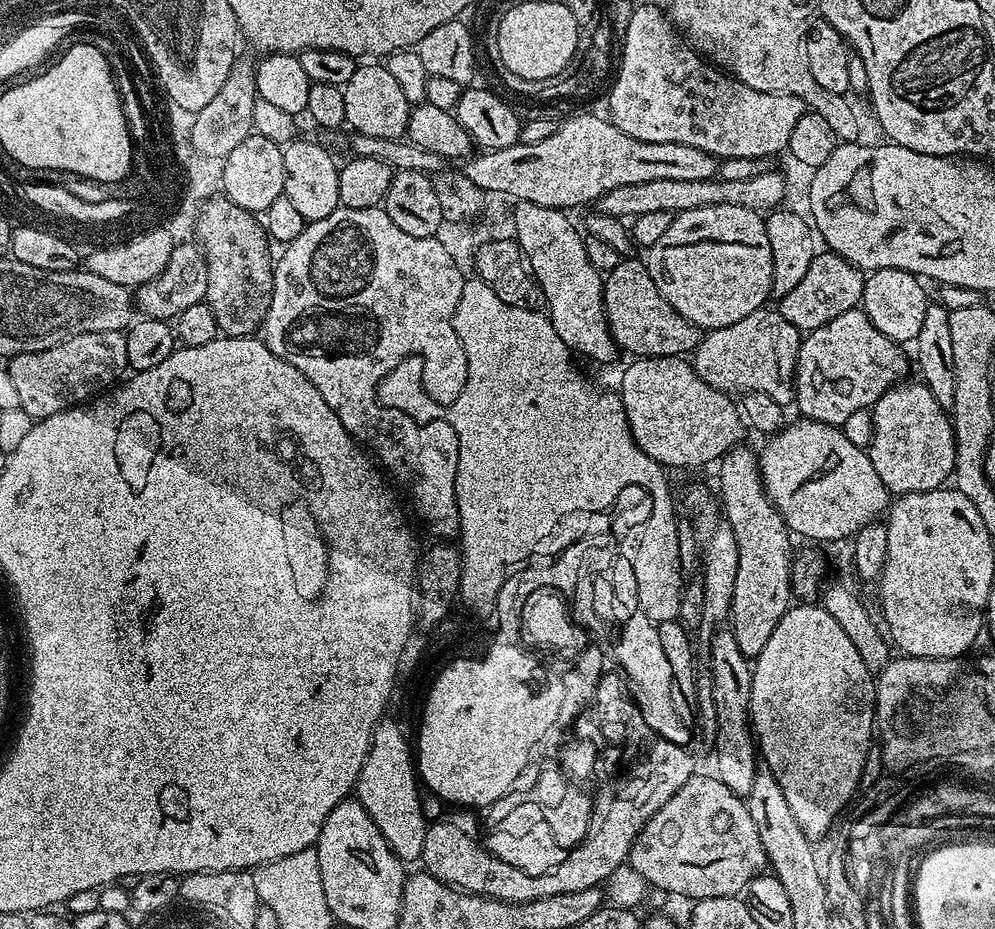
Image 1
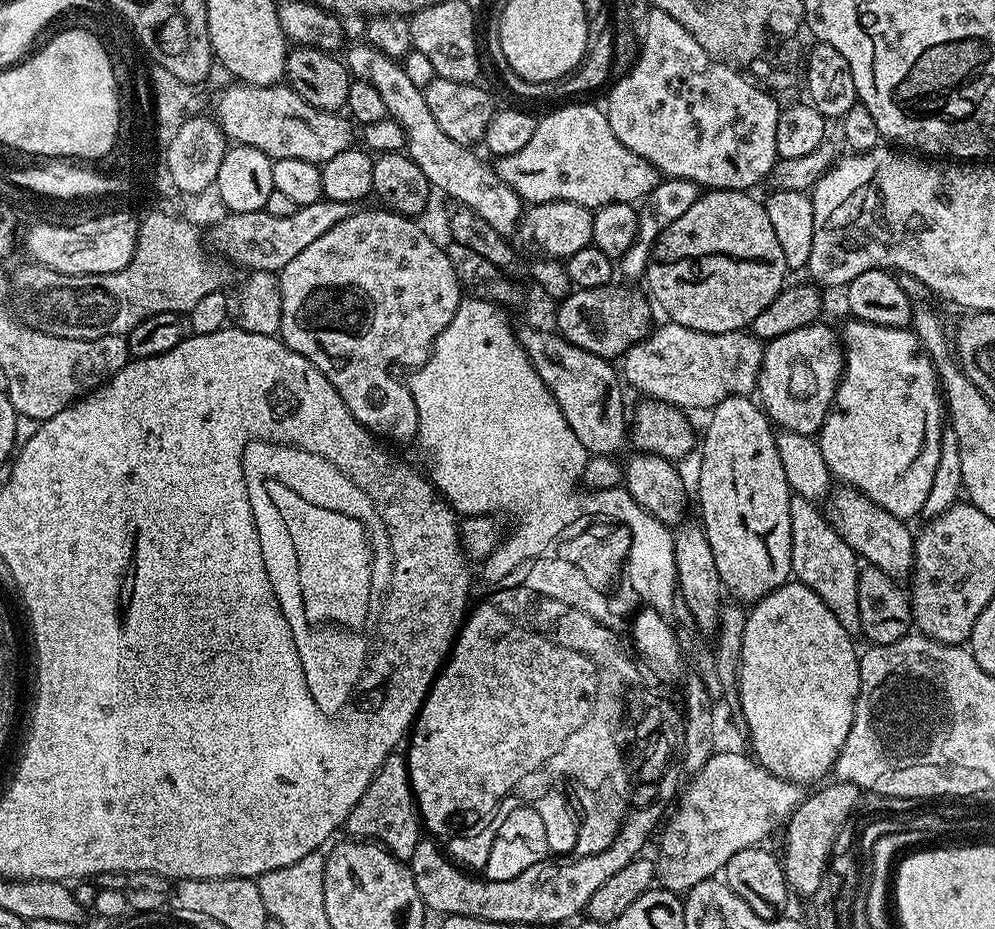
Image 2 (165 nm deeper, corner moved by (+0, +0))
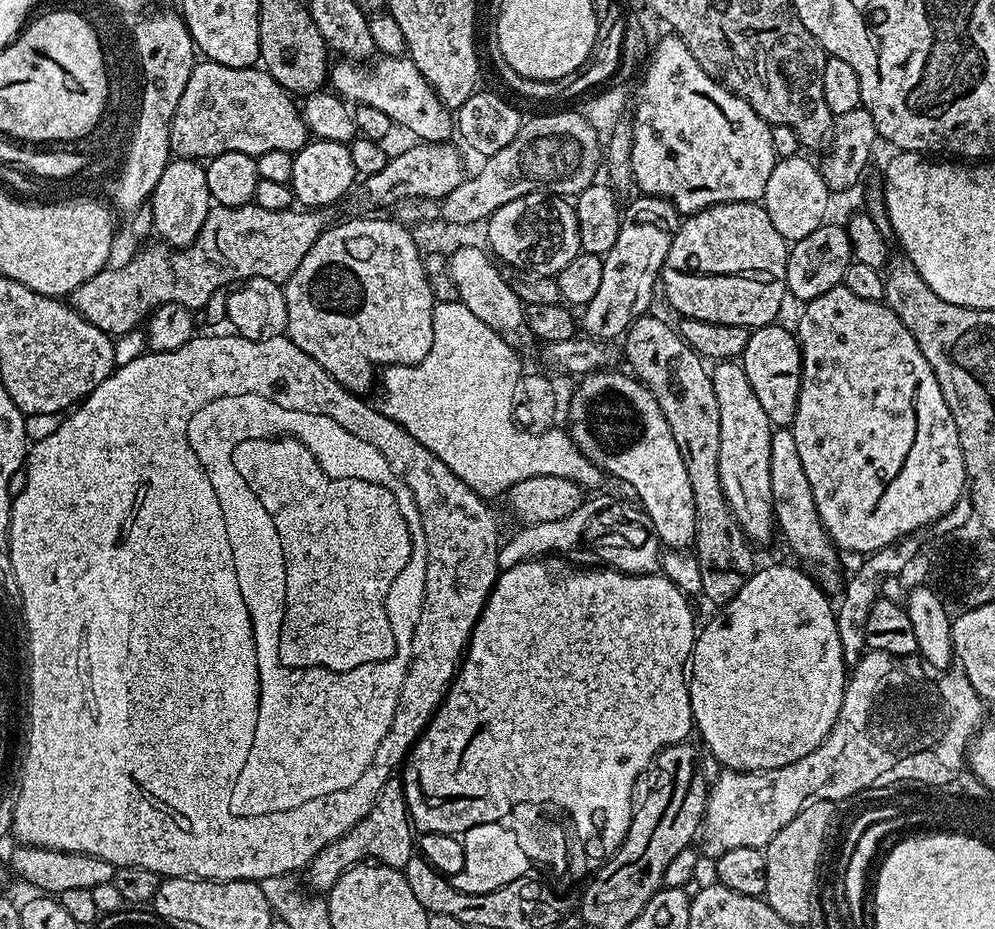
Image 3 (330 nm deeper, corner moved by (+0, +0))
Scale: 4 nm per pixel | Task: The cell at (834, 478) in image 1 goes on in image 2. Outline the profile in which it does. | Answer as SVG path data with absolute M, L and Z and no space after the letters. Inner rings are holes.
M847 486L835 489L830 504L836 507L833 512L830 512L830 519L836 527L836 533L856 551L861 561L882 570L882 574L890 574L890 578L901 582L911 577L914 562L914 532L913 529L907 528L909 525L905 521L882 510Z

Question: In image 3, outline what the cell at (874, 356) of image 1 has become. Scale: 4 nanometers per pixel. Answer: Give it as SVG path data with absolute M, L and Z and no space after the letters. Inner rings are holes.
M780 322L751 329L742 363L758 403L766 410L768 421L774 426L791 425L800 393L800 346L795 335L789 329L787 332Z

